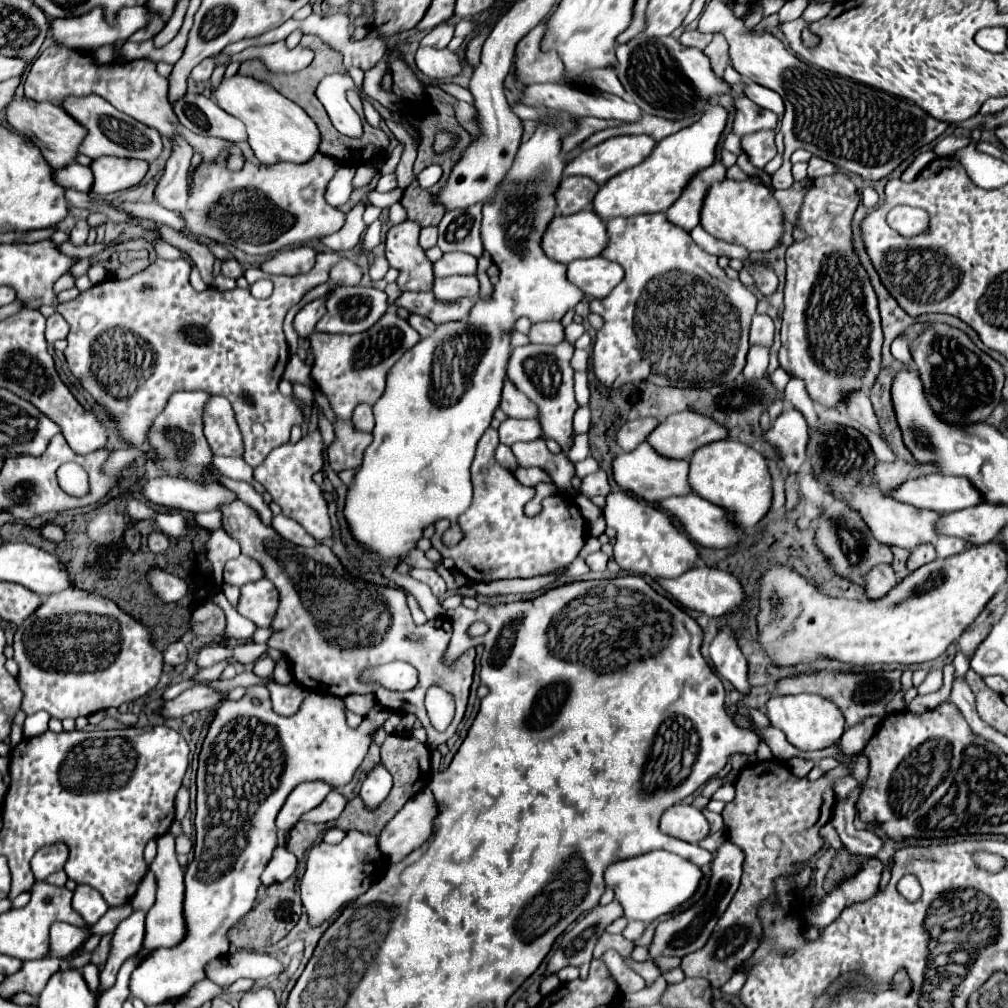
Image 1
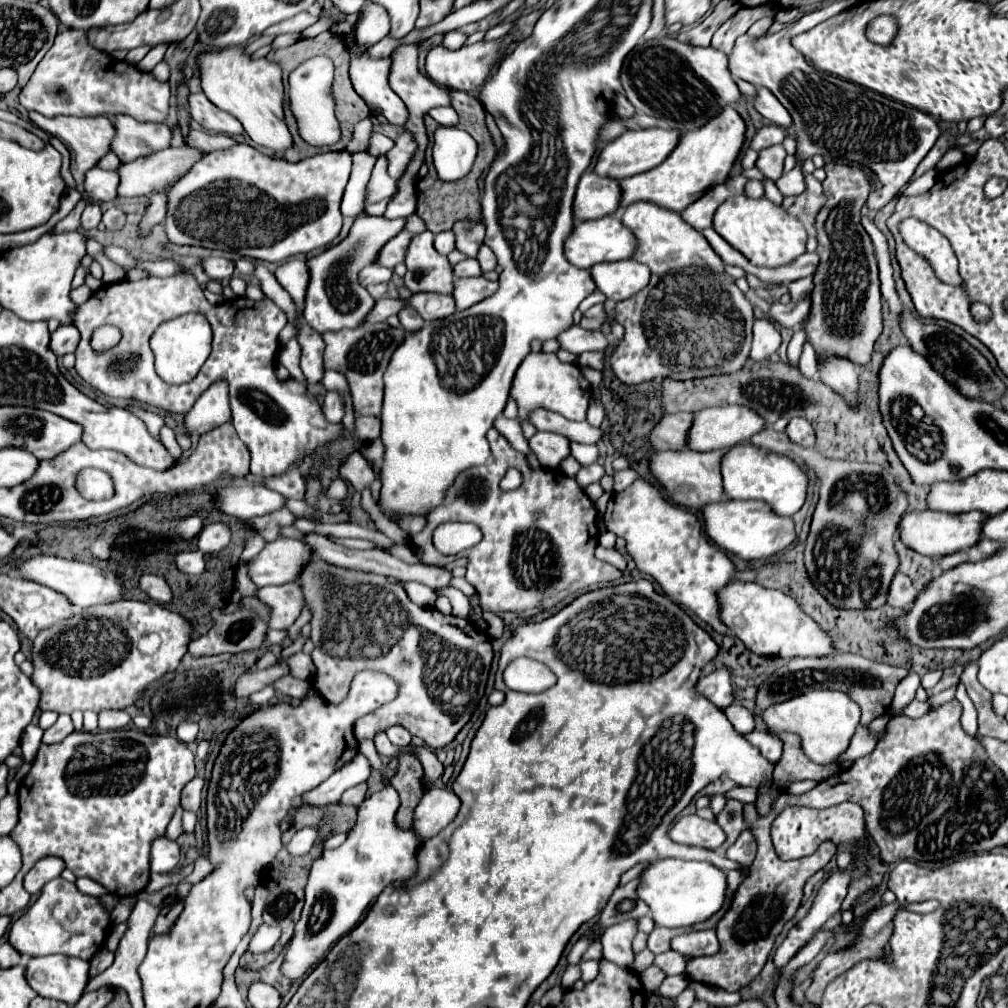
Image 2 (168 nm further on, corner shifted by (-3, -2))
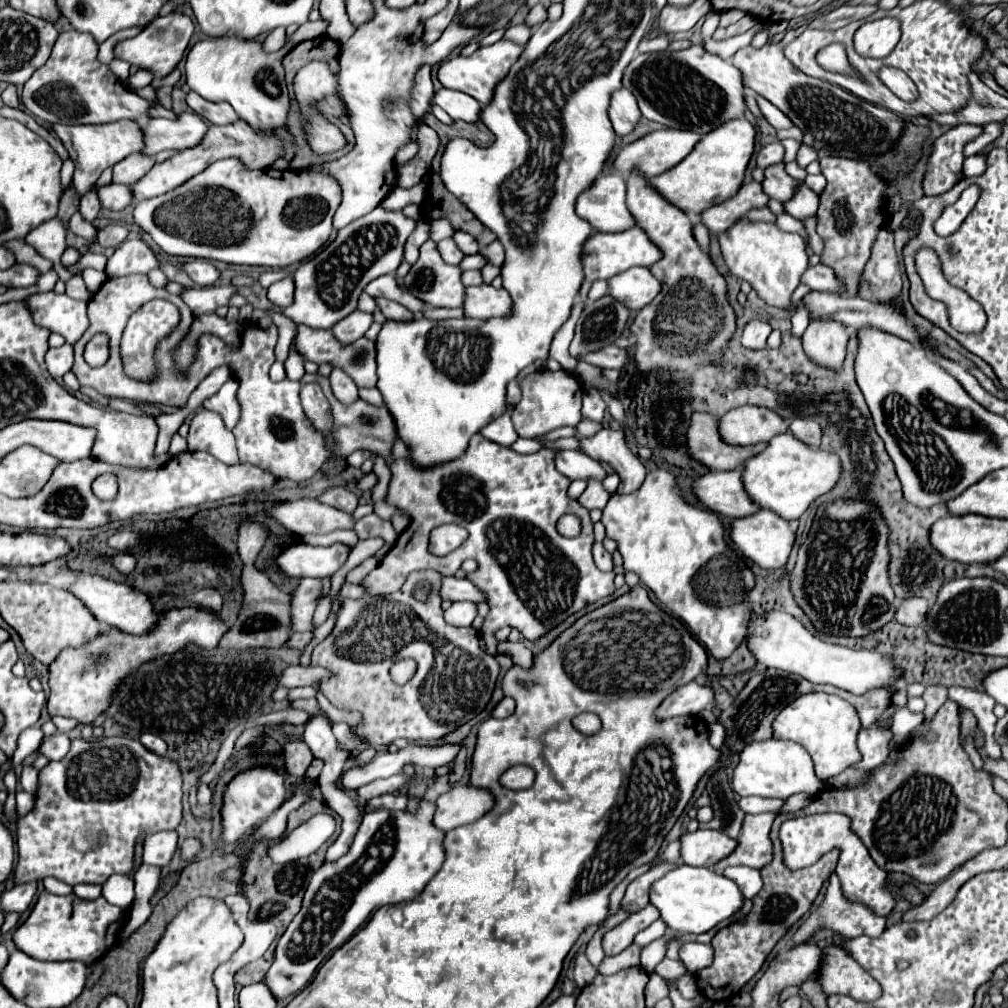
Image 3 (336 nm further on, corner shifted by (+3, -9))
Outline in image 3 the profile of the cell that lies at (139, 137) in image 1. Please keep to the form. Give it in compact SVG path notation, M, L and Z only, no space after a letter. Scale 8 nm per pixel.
M192 111L176 115L176 119L150 119L144 127L144 141L146 141L146 155L156 155L162 149L182 151L194 147L202 141L208 131L208 123L194 115Z

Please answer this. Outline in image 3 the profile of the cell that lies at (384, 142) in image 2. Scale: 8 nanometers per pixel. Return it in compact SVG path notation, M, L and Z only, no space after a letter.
M410 143L408 147L404 145L400 151L398 151L398 155L396 155L396 163L408 163L408 161L412 161L416 155L414 153L418 153L418 143Z

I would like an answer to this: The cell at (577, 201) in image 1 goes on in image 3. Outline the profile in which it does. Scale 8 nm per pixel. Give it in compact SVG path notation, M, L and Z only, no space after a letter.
M620 173L600 175L594 181L594 185L578 197L576 213L602 233L620 233L620 231L634 227L636 219L630 215L630 211L626 207L626 179L624 179L624 175L620 175Z

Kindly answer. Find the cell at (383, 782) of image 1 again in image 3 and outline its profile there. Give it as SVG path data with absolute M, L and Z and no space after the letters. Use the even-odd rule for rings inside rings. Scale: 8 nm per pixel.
M422 799L418 811L414 813L388 811L388 809L376 809L376 811L364 813L350 851L334 863L324 863L312 875L300 913L294 917L294 921L288 925L288 929L278 941L274 963L264 977L264 983L274 995L274 999L280 1001L280 999L298 995L312 981L316 969L342 943L346 943L350 935L354 935L366 923L372 911L376 911L382 905L412 901L416 895L422 893L426 883L440 871L446 859L446 849L444 849L446 833L432 825L434 811L436 811L436 803ZM372 843L382 843L382 849L384 847L392 849L392 855L384 861L380 871L370 873L368 877L362 877L358 889L350 897L346 897L346 887L338 887L334 885L334 881L340 881L340 877L358 859L366 857L368 847Z

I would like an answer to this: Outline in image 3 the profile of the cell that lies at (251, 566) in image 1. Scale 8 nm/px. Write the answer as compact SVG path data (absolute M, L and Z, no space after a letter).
M334 543L330 547L320 545L290 545L278 555L278 567L290 577L332 577L348 559L350 547Z

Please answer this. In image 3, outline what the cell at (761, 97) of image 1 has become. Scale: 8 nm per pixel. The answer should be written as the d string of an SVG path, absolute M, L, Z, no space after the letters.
M756 97L756 101L758 101L758 105L760 105L760 111L764 113L764 117L766 117L766 121L774 127L774 129L788 129L788 127L792 127L794 123L776 107L776 105L772 105L768 99L764 99L764 97Z

